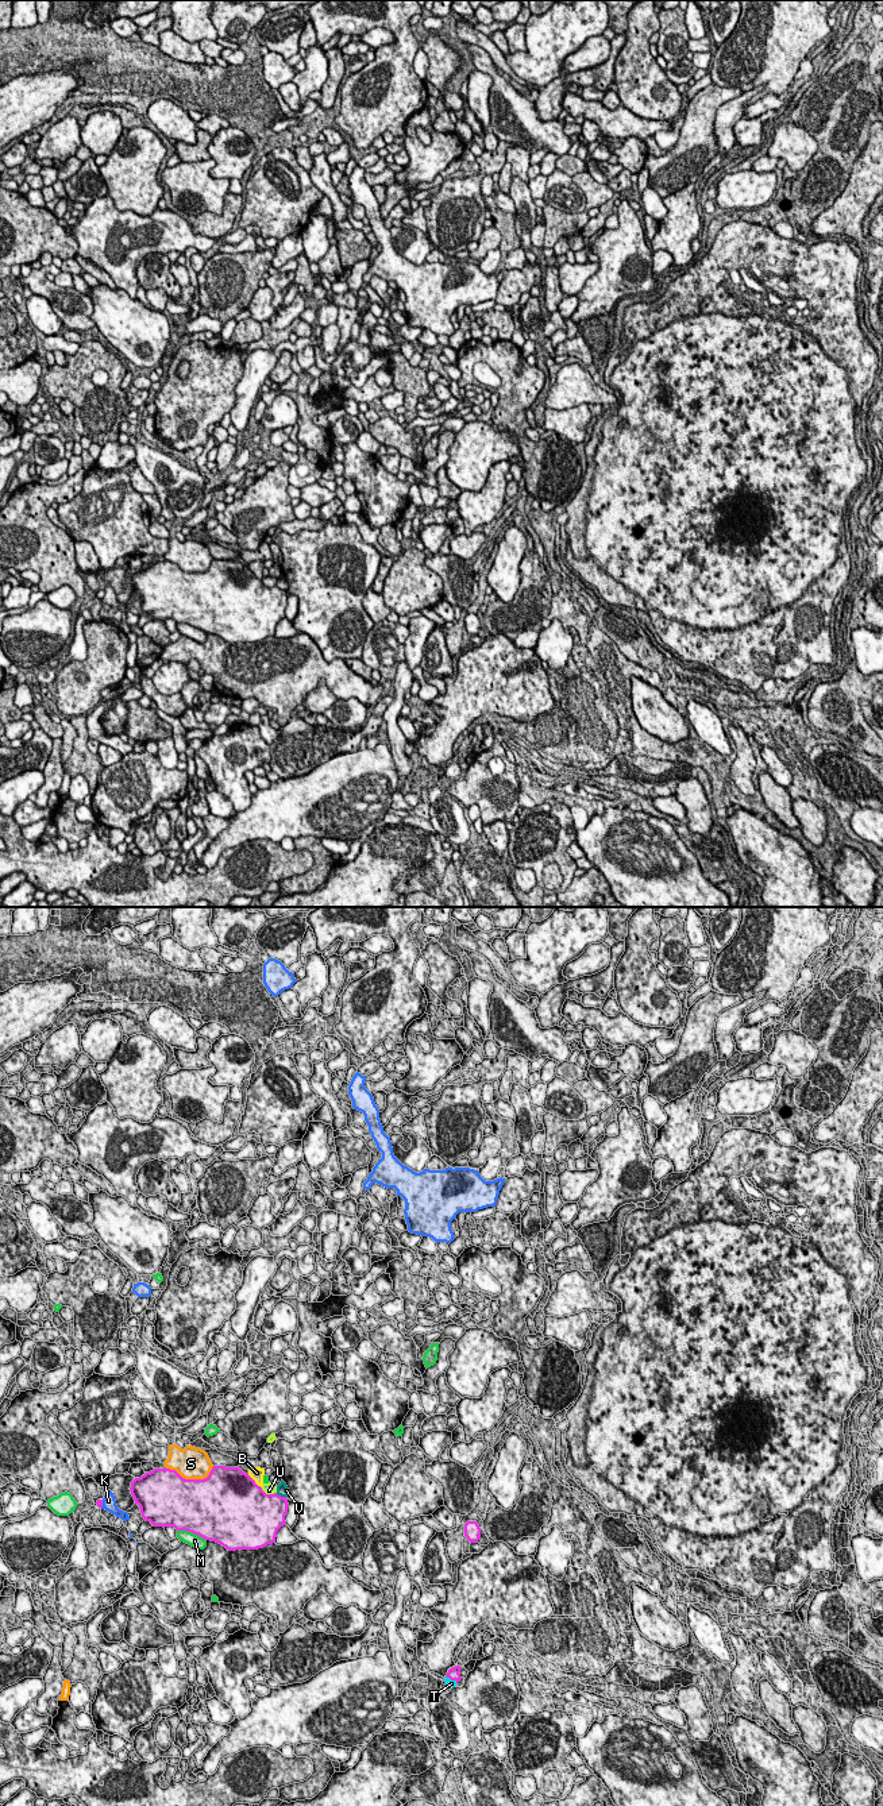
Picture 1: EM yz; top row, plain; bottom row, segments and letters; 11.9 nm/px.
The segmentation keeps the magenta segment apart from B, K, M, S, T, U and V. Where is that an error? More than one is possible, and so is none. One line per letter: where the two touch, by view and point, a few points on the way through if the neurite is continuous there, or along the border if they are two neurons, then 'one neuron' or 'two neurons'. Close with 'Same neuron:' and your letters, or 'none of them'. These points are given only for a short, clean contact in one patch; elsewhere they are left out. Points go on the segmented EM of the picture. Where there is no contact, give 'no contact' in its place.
B: meets magenta in yz at (254, 1481); two neurons
K: meets magenta in yz at (101, 1504); two neurons
M: meets magenta in yz at (192, 1532); two neurons
S: meets magenta in yz at (191, 1480); two neurons
T: meets magenta in yz at (451, 1679); runs through yz (452, 1674), (451, 1679), (451, 1683); one neuron
U: meets magenta in yz at (269, 1494); two neurons
V: meets magenta in yz at (280, 1496); two neurons
Same neuron: T

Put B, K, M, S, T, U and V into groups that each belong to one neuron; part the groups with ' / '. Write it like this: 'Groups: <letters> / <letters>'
Groups: B / K / M / S / T / U / V

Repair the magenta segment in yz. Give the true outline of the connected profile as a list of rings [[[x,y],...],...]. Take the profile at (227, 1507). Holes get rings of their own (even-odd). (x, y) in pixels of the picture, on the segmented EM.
[[[213,1466],[204,1479],[185,1479],[176,1470],[154,1469],[135,1478],[130,1490],[142,1517],[153,1527],[188,1531],[204,1540],[216,1541],[228,1551],[258,1550],[273,1544],[278,1529],[286,1524],[286,1497],[266,1494],[239,1467]]]

